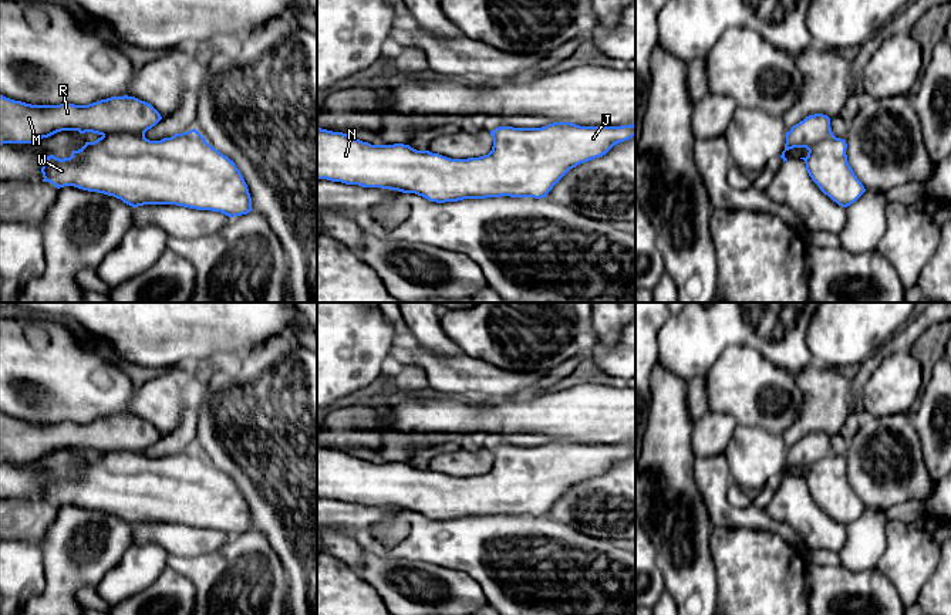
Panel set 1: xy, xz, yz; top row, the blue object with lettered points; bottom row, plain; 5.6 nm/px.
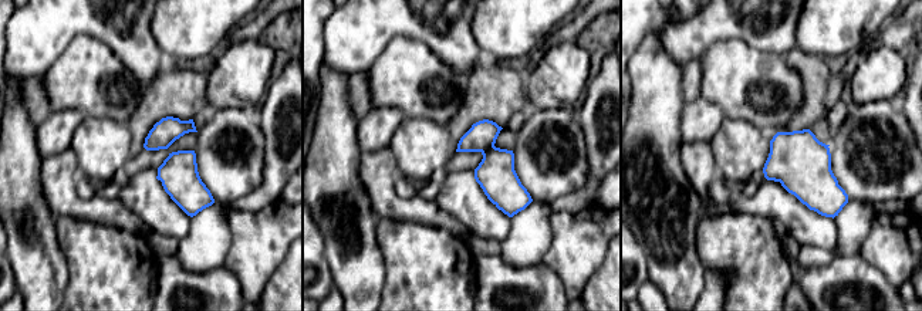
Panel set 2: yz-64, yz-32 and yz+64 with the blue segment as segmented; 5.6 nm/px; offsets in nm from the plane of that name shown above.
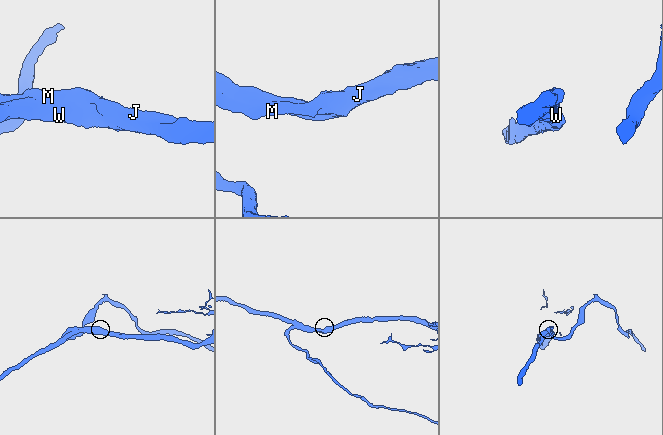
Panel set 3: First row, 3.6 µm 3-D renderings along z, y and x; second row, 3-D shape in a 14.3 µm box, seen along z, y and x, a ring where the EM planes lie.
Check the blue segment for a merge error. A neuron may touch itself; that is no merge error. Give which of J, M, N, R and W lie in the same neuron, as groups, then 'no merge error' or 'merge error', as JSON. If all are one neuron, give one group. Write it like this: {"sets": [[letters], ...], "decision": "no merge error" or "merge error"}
{"sets": [["J", "M", "N", "R", "W"]], "decision": "no merge error"}

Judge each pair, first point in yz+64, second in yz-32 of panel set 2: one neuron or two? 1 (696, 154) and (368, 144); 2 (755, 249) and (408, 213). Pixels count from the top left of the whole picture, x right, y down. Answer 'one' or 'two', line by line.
1: two
2: two

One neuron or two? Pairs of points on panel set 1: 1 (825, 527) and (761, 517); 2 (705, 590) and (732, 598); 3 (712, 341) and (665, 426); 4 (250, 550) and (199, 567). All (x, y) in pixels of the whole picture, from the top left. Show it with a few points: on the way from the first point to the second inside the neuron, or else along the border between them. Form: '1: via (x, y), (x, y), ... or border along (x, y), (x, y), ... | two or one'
1: border along (764, 510), (771, 517), (789, 524), (802, 537) | two
2: border along (712, 561), (717, 570), (717, 600) | two
3: border along (658, 361), (687, 381) | two
4: via (238, 563), (233, 567), (212, 567) | one

